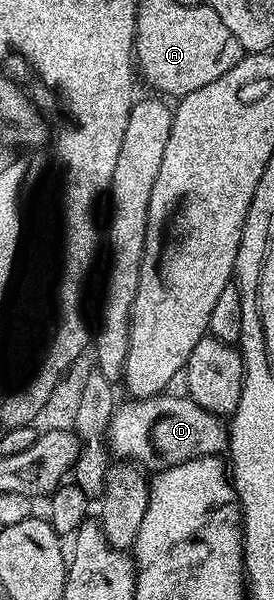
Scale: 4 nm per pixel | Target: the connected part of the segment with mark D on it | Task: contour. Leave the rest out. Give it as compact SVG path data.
M172 392L153 398L137 398L116 405L108 421L105 446L119 460L144 464L153 460L164 467L182 466L191 458L219 456L229 446L229 426L220 415L201 408L190 396L178 398Z

